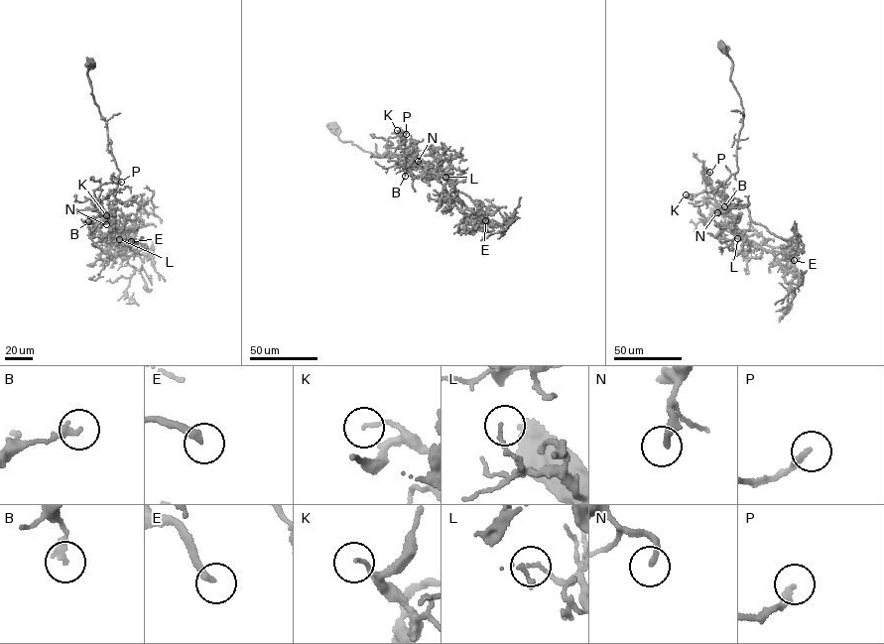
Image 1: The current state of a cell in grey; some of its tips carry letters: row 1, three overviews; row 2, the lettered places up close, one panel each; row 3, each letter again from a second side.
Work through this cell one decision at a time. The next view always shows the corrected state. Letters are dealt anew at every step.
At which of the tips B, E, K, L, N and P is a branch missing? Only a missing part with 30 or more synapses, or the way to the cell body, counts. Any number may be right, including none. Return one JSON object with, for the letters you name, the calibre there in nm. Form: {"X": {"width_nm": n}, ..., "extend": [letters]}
{"E": {"width_nm": 280}, "N": {"width_nm": 220}, "P": {"width_nm": 180}, "extend": ["E", "N", "P"]}

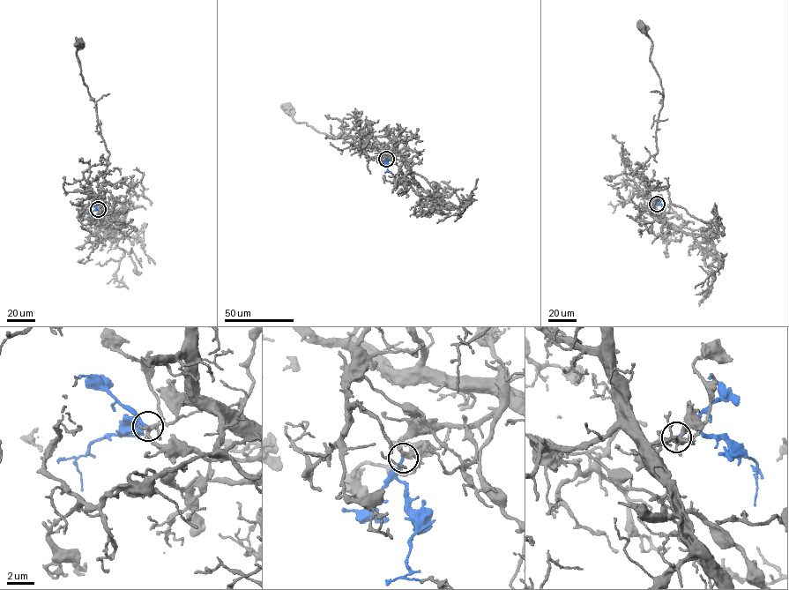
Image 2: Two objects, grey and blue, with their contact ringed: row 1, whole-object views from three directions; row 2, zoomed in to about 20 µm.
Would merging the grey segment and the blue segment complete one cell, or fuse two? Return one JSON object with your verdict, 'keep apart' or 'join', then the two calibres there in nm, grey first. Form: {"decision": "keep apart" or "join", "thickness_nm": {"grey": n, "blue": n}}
{"decision": "join", "thickness_nm": {"grey": 200, "blue": 190}}

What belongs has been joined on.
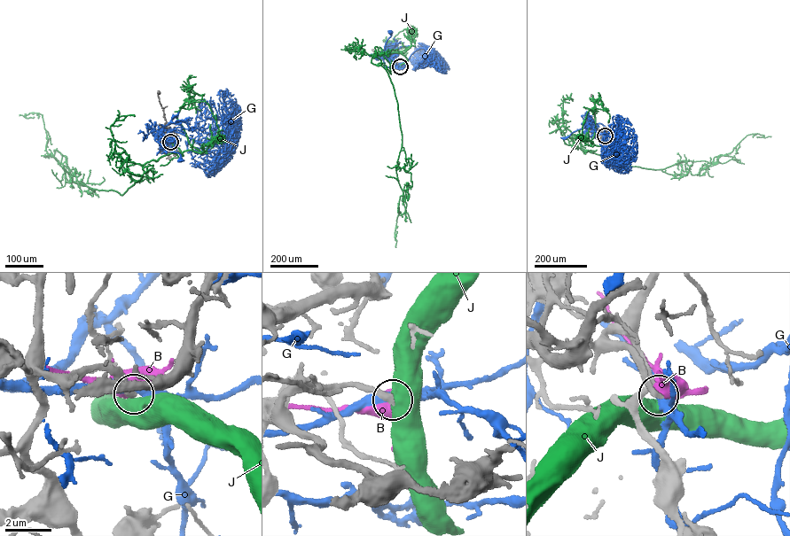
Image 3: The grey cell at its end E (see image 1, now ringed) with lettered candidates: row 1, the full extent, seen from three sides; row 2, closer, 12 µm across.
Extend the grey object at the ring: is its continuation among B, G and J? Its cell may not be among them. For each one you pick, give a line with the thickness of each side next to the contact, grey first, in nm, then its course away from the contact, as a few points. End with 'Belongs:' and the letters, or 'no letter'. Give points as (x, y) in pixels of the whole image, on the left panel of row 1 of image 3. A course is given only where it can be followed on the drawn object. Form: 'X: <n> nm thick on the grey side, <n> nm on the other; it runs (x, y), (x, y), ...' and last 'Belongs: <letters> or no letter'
Belongs: no letter

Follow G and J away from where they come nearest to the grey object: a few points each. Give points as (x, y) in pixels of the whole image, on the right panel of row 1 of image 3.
G: (605, 135), (596, 131), (590, 125), (564, 138)
J: (605, 136), (598, 146), (573, 134), (583, 149), (619, 167), (656, 169), (711, 162), (747, 135), (771, 136)

